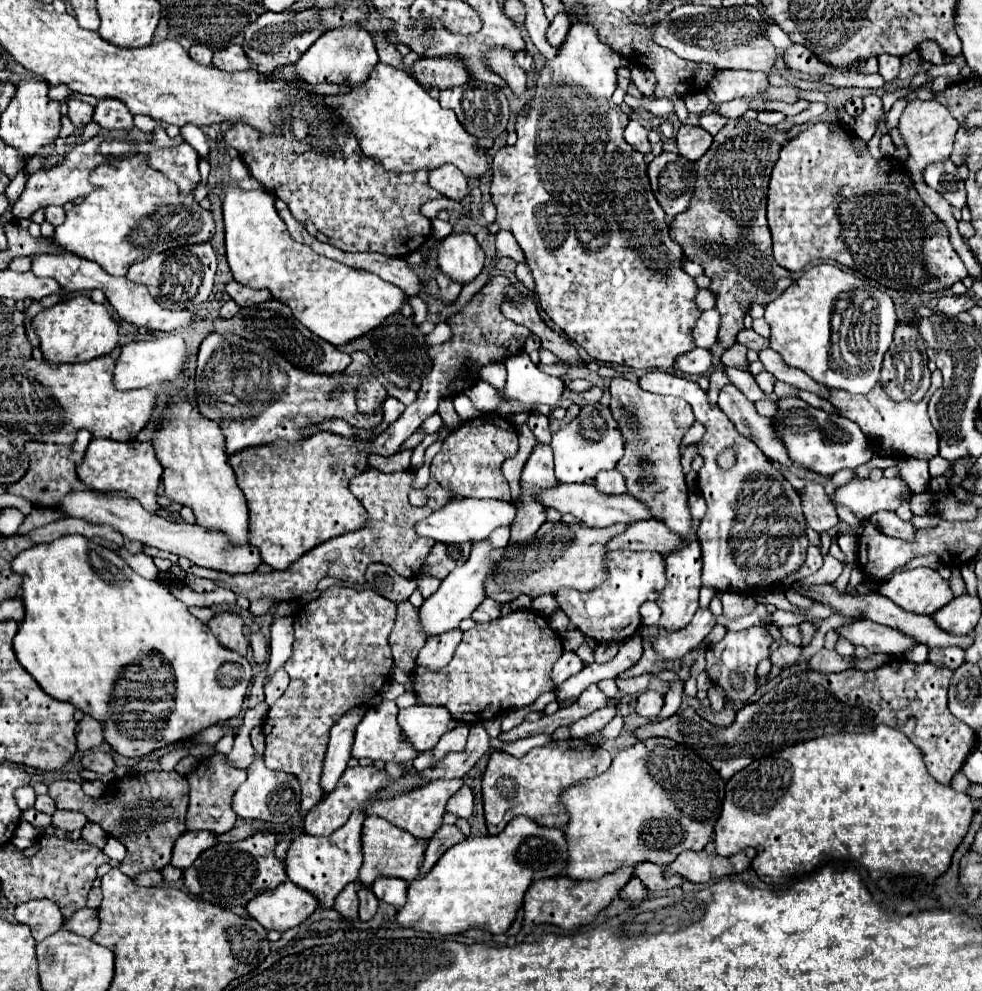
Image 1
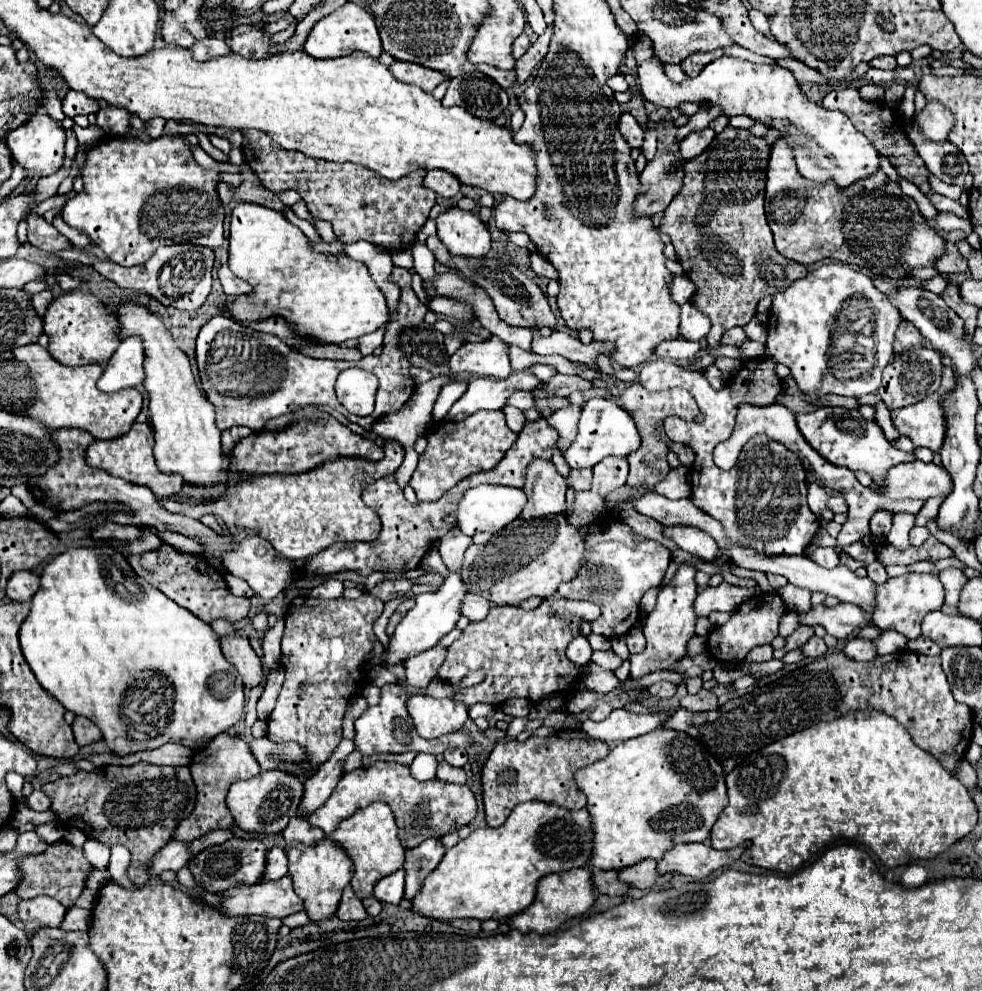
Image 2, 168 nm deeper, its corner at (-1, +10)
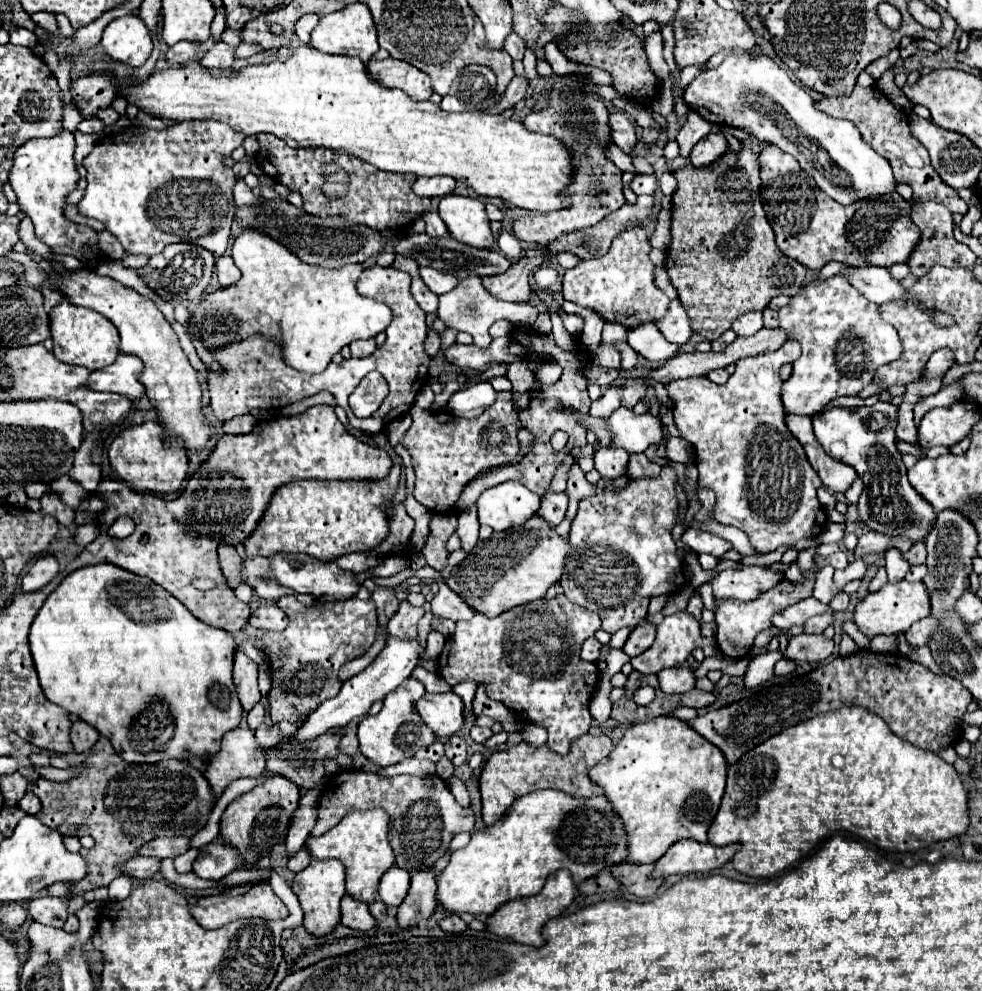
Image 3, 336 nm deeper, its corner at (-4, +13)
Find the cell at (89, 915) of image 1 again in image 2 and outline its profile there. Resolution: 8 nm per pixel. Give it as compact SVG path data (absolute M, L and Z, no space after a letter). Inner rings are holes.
M69 907L61 929L63 931L87 931L91 923L91 911L87 909L79 909L79 907Z

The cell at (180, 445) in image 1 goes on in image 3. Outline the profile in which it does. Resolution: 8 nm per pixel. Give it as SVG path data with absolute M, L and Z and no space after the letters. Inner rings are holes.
M90 270L66 272L60 276L54 274L54 286L64 292L72 304L92 308L106 316L120 332L120 350L142 358L144 372L140 376L140 382L146 388L150 404L160 414L160 426L164 428L162 440L178 440L192 454L202 452L214 430L202 412L202 386L198 382L196 370L180 348L176 332L172 330L164 314L156 308L156 304L136 290L126 288L112 278L98 276Z

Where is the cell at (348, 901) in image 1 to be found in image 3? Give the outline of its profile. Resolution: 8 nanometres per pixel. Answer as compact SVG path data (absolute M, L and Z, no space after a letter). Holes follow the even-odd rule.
M350 894L342 898L342 920L340 922L356 930L370 930L376 924L372 914L368 912L368 904L354 900Z

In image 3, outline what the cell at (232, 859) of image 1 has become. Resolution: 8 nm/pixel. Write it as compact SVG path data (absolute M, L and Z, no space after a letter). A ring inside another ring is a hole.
M212 842L202 848L200 858L196 858L194 862L194 872L204 880L220 880L242 864L244 858L234 846Z

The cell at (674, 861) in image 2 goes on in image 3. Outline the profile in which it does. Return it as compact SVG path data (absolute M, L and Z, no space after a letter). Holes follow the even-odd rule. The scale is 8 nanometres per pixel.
M678 840L656 862L652 878L666 878L670 874L708 874L728 862L722 848L710 842Z

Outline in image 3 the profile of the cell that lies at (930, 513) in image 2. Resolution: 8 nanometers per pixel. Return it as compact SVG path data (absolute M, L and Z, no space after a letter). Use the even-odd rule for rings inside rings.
M868 530L864 536L860 536L858 546L856 546L856 554L864 556L864 554L880 554L886 552L888 548L900 548L900 550L910 550L912 548L912 540L904 540L904 538L896 538L896 536L888 536L884 538L880 532Z

